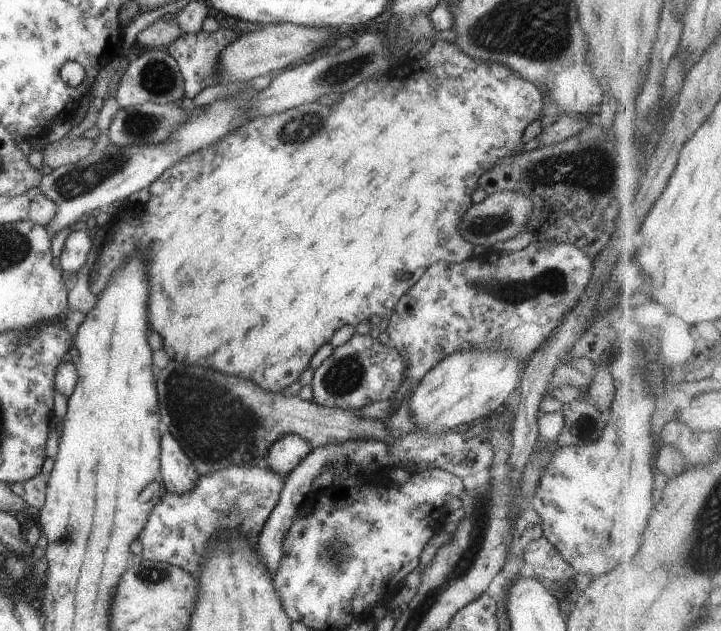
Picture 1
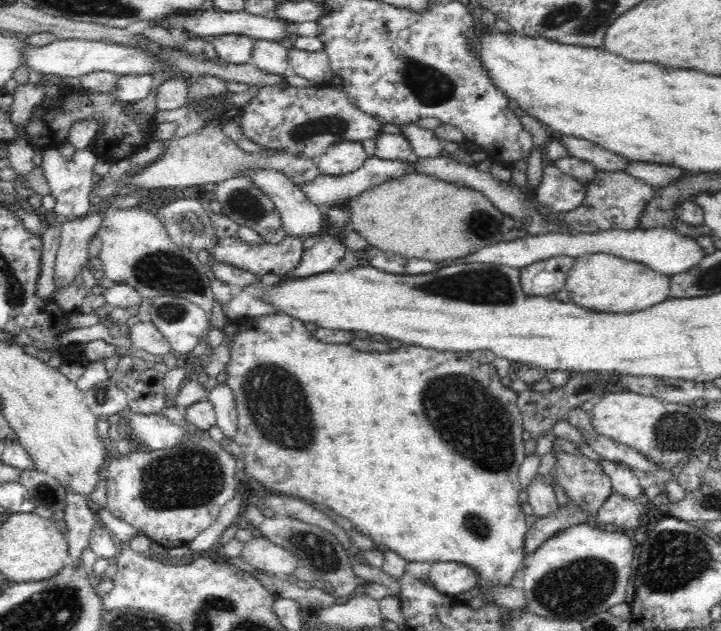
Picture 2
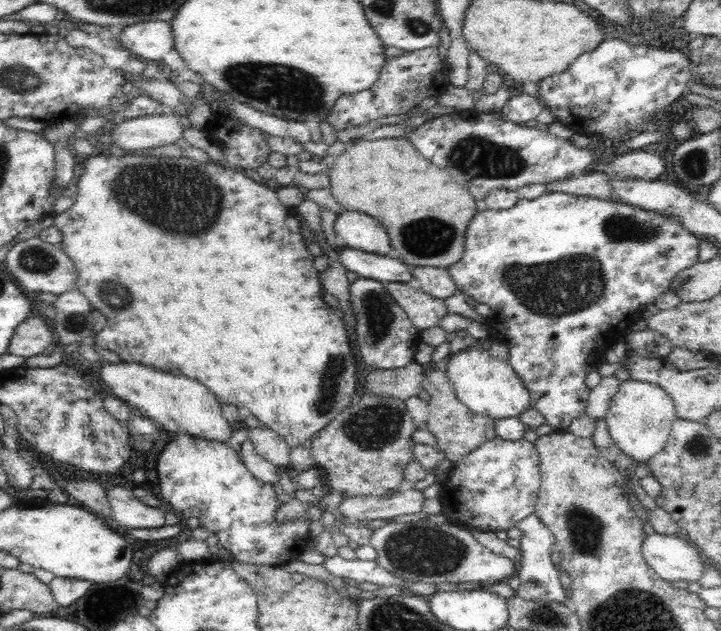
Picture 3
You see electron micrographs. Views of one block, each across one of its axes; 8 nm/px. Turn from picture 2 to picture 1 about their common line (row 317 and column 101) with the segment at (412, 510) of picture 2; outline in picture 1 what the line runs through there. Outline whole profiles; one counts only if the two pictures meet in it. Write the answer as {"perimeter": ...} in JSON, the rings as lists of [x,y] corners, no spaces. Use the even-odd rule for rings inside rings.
{"perimeter":[[[436,41],[430,50],[426,52],[426,56],[424,56],[418,64],[421,67],[420,70],[412,72],[410,76],[404,76],[404,80],[400,78],[400,83],[396,81],[392,73],[385,74],[379,79],[369,79],[368,81],[358,84],[353,90],[344,92],[342,96],[340,96],[340,100],[338,100],[334,106],[322,106],[317,102],[305,103],[304,105],[287,109],[282,113],[273,113],[264,117],[250,119],[244,127],[241,127],[238,131],[231,133],[229,136],[223,137],[223,140],[219,141],[218,144],[211,145],[209,148],[204,148],[202,151],[191,153],[191,156],[188,156],[185,160],[179,161],[179,164],[167,169],[148,189],[150,190],[150,198],[146,202],[144,212],[142,212],[140,218],[122,220],[122,218],[116,216],[118,213],[117,211],[114,215],[114,220],[108,221],[106,232],[110,232],[112,241],[101,249],[102,256],[98,264],[98,269],[96,272],[90,274],[90,291],[96,296],[102,293],[107,283],[110,281],[112,274],[125,263],[126,259],[129,259],[135,248],[146,248],[151,252],[151,266],[147,269],[150,276],[149,324],[151,330],[158,333],[163,338],[164,348],[162,349],[162,353],[164,356],[168,354],[172,360],[182,362],[182,364],[194,364],[194,366],[200,364],[200,366],[204,366],[204,368],[216,368],[216,370],[226,372],[226,374],[236,374],[236,376],[248,378],[248,380],[260,384],[260,387],[264,388],[266,391],[281,392],[283,389],[290,387],[294,382],[299,380],[302,372],[309,367],[314,354],[316,354],[324,344],[330,342],[334,332],[336,332],[338,328],[344,325],[356,327],[362,321],[368,321],[373,318],[379,318],[381,320],[384,317],[390,317],[400,298],[408,293],[408,290],[420,280],[432,264],[438,262],[461,264],[466,259],[473,257],[474,246],[463,238],[463,235],[458,229],[461,217],[473,206],[470,196],[472,196],[472,192],[475,192],[478,188],[480,178],[486,172],[489,172],[489,170],[496,165],[496,162],[507,157],[516,157],[524,151],[525,145],[524,142],[522,142],[522,136],[526,128],[534,122],[534,120],[540,118],[540,113],[542,114],[543,112],[543,94],[536,84],[524,80],[524,78],[518,76],[516,72],[510,71],[510,68],[502,68],[502,64],[490,64],[490,62],[484,62],[470,57],[467,53],[464,53],[456,43]],[[400,272],[407,272],[409,274],[408,278],[406,278],[406,280],[396,278],[396,274]]]}

